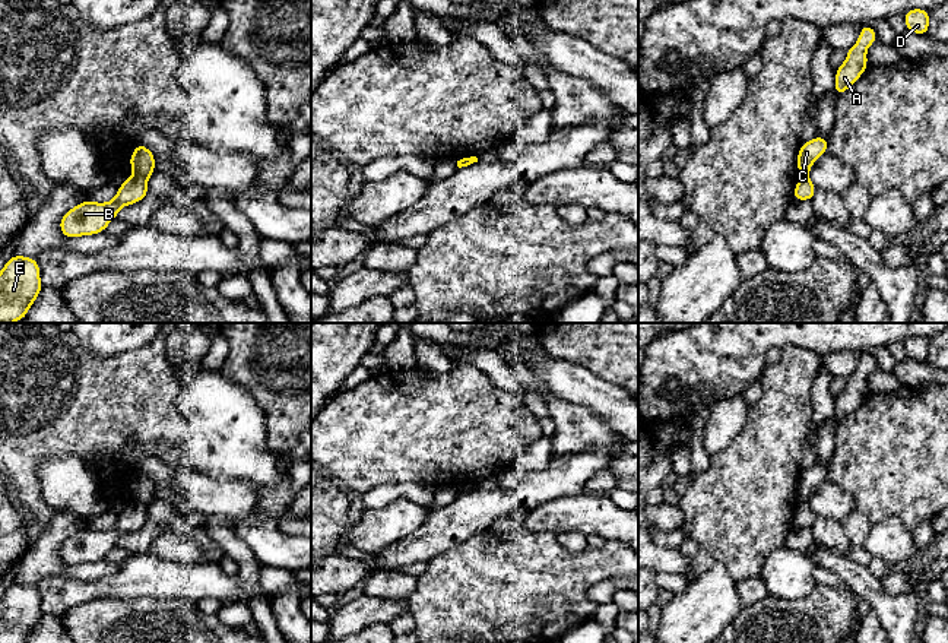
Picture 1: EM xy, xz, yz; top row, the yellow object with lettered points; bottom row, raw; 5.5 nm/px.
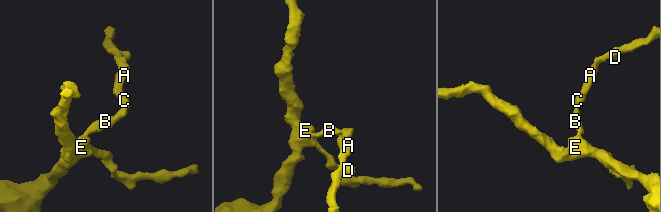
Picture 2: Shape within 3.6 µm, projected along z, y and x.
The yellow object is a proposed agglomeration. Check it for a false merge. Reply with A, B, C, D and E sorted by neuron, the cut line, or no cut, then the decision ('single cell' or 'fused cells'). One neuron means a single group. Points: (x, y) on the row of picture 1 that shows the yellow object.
A C D / B E | xy (135, 173), (146, 179) | fused cells

